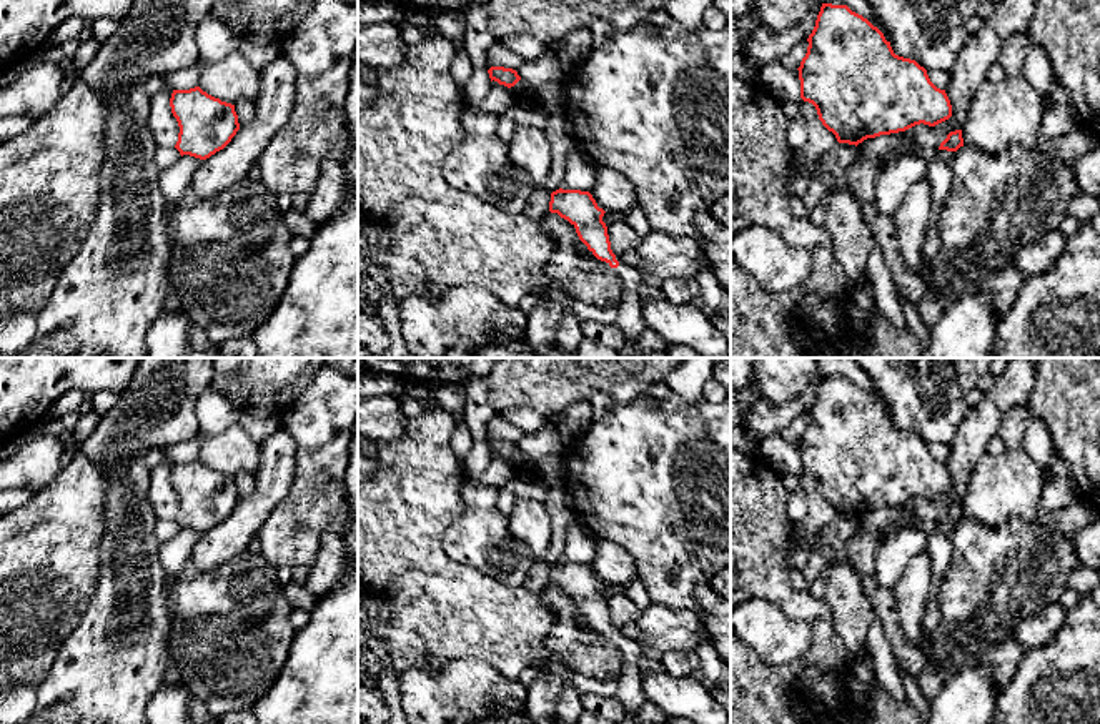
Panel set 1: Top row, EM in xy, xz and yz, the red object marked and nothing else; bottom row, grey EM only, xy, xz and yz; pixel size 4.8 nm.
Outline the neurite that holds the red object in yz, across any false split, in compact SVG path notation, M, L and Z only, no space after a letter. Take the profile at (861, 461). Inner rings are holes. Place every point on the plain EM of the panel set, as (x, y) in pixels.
M822 376L800 434L800 471L815 479L822 498L839 516L905 504L915 498L935 499L952 489L945 463L937 461L924 439L894 426L890 414L867 391L847 378Z

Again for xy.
M200 459L173 463L170 479L180 499L175 521L181 529L206 533L223 523L240 503L235 478L208 468Z

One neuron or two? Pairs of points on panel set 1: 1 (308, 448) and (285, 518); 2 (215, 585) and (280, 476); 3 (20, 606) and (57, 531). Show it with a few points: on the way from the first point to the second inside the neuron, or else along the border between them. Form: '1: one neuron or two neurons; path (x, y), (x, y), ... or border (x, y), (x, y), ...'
1: one neuron; path (308, 465), (308, 495), (302, 501)
2: two neurons; border (243, 550), (208, 570), (200, 570), (190, 560)
3: one neuron; path (20, 588), (20, 583), (49, 550)

